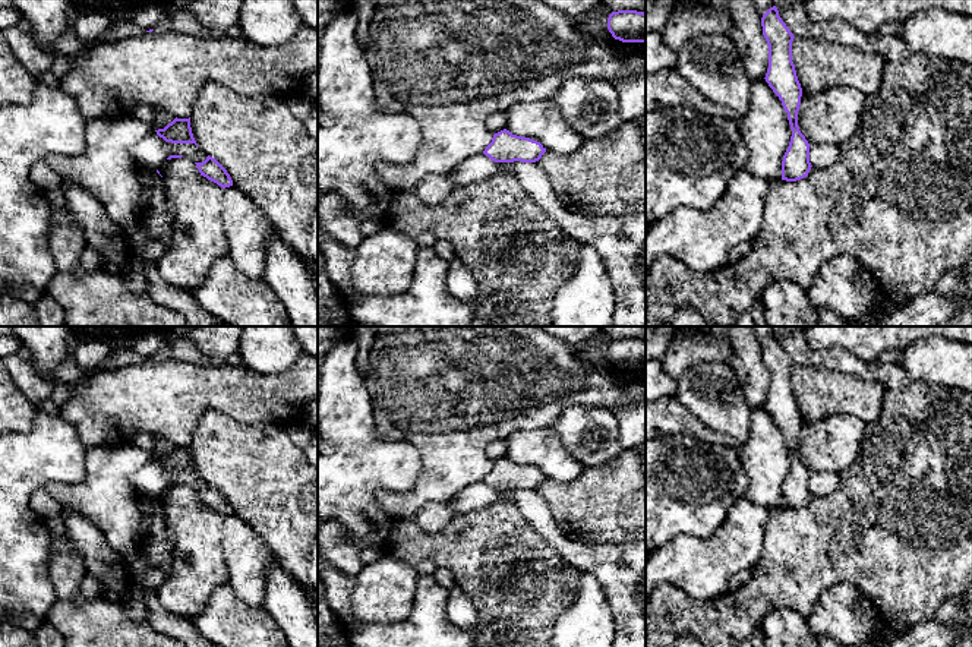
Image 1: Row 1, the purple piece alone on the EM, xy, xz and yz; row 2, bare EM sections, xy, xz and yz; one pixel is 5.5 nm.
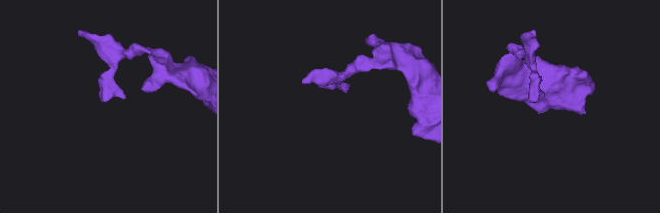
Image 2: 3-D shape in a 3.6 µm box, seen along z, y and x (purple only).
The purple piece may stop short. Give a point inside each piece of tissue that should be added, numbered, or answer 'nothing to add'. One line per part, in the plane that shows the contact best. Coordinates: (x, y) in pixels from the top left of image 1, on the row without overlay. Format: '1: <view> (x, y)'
nothing to add

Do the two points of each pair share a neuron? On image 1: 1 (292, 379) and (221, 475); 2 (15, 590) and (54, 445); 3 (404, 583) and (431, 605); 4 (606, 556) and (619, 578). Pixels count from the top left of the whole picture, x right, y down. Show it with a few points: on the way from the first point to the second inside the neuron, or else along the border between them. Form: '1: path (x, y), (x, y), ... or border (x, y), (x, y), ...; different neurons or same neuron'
1: border (226, 414), (245, 423), (277, 423), (287, 431); different neurons
2: path (15, 554), (15, 485), (18, 482); same neuron
3: border (419, 576), (413, 609), (398, 622); different neurons
4: path (611, 562), (619, 573); same neuron

